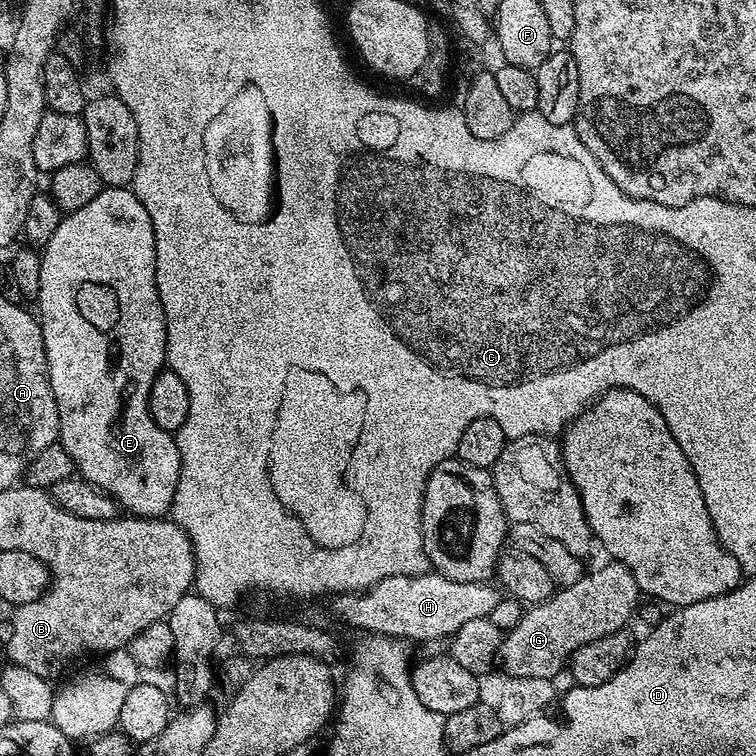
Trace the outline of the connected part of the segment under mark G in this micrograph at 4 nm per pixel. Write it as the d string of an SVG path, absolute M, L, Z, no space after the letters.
M607 561L608 564L592 571L587 571L573 586L557 589L553 596L544 600L540 604L535 604L523 611L521 620L514 628L507 631L500 643L499 661L503 666L504 674L509 677L522 678L546 678L552 680L556 674L571 659L573 653L577 652L587 642L597 641L607 634L623 631L626 622L631 618L642 593L634 579L634 574L630 573L624 563Z

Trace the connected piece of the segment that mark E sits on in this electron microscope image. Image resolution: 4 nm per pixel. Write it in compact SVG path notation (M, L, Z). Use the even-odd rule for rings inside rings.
M101 187L98 198L86 202L82 210L67 213L61 219L58 230L54 230L54 238L43 245L42 255L42 286L38 303L40 312L38 319L42 330L42 342L48 359L48 381L50 390L54 394L54 402L58 406L58 426L60 435L58 443L70 454L72 467L83 479L103 492L109 492L125 513L141 518L164 518L172 511L174 494L180 477L180 451L176 445L176 437L171 432L162 430L150 418L150 386L154 386L154 378L162 371L166 364L168 351L166 350L166 318L160 305L160 295L156 285L156 243L154 242L154 226L150 222L150 214L146 214L146 206L138 202L131 187L110 188Z

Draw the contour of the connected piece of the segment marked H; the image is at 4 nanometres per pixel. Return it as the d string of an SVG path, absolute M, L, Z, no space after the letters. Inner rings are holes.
M434 570L420 576L391 576L382 578L362 592L345 592L331 601L332 612L352 628L373 636L391 636L397 640L440 640L474 618L489 617L502 599L501 593L491 583L454 582L439 576Z

